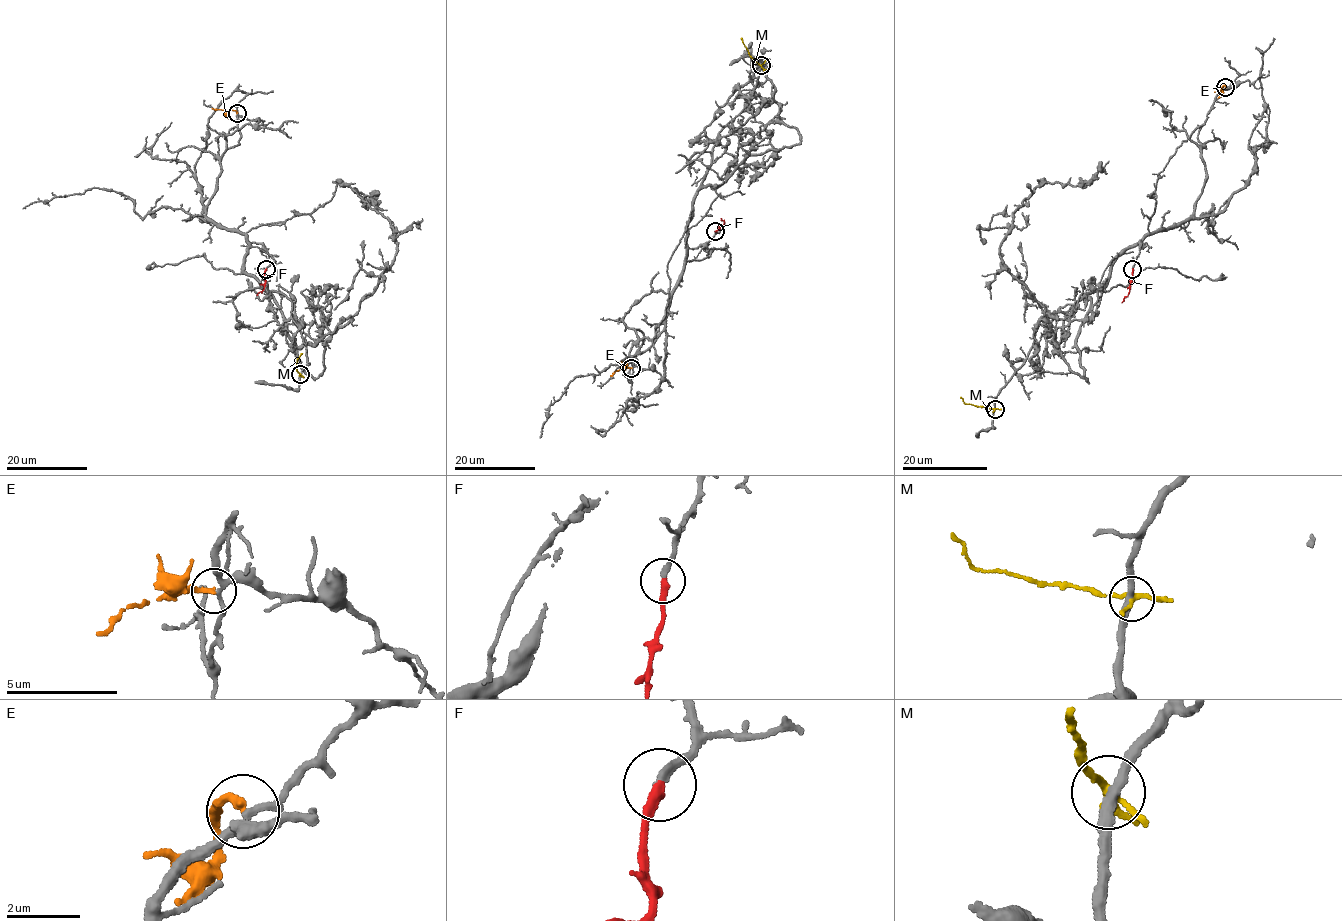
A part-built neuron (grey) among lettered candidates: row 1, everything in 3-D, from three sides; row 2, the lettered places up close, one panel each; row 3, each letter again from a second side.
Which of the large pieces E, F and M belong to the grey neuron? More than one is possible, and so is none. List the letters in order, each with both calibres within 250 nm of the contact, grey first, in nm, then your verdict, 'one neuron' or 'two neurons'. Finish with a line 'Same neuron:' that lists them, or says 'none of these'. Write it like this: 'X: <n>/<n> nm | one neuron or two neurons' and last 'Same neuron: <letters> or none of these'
E: 180/240 nm | two neurons
F: 200/280 nm | one neuron
M: 280/160 nm | two neurons
Same neuron: F

